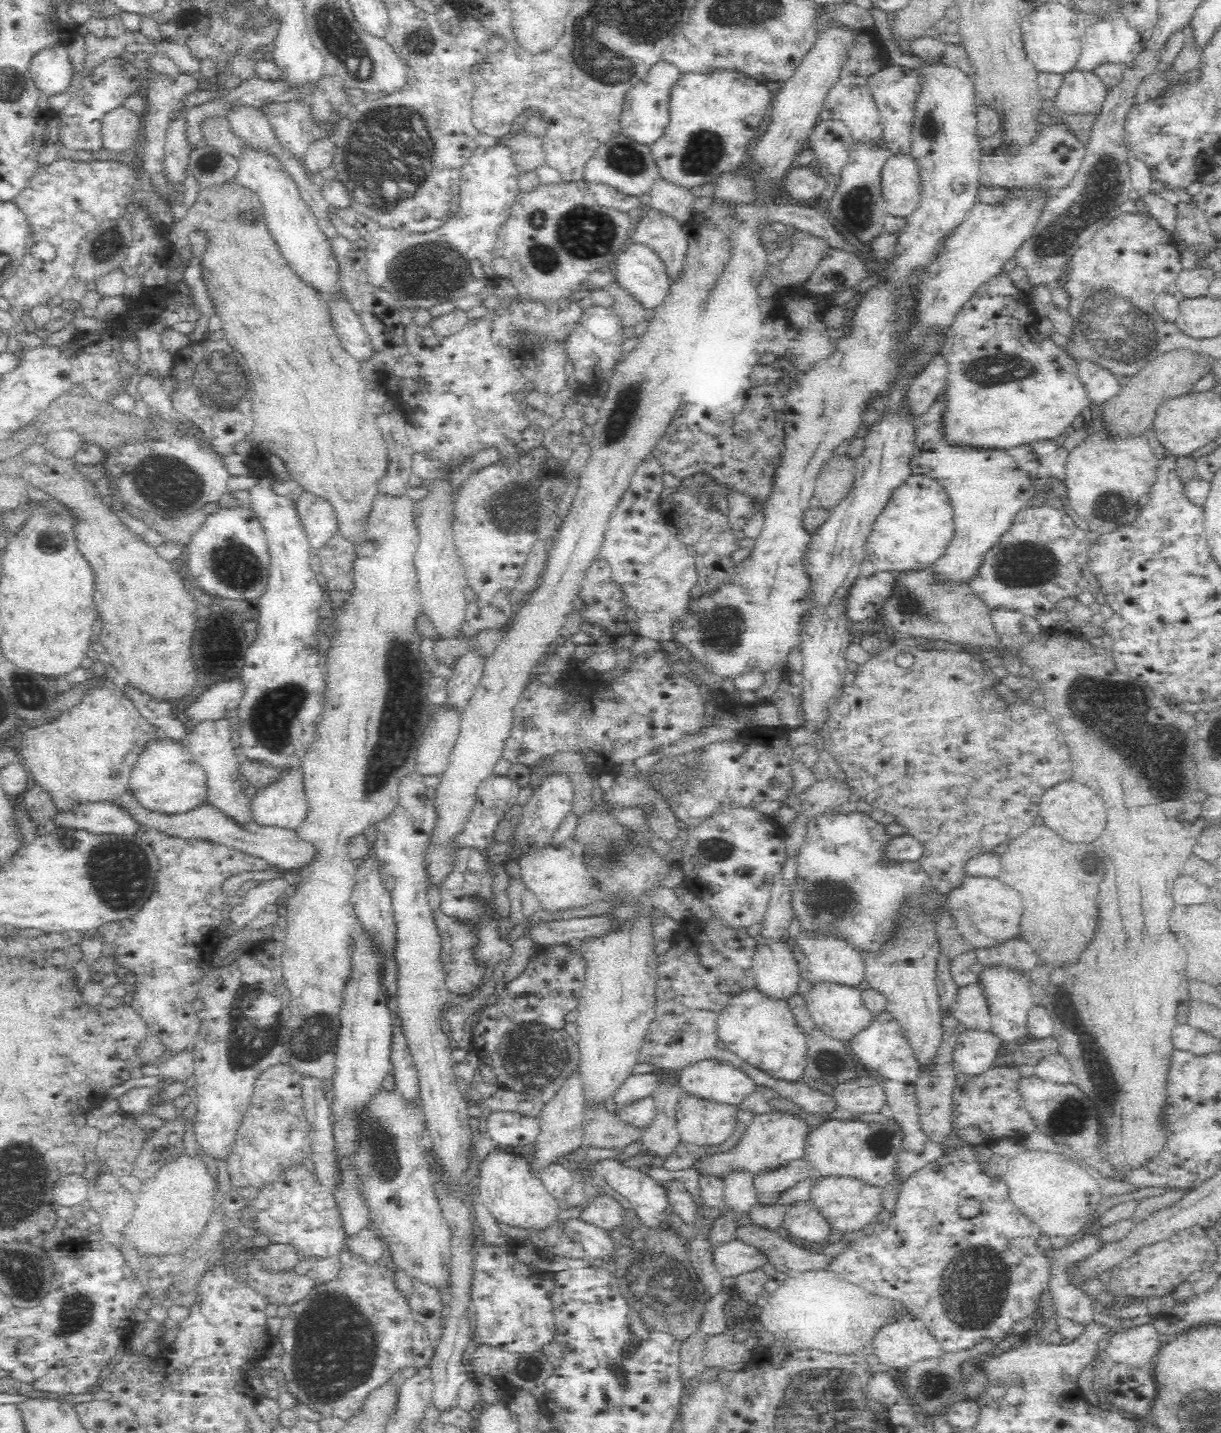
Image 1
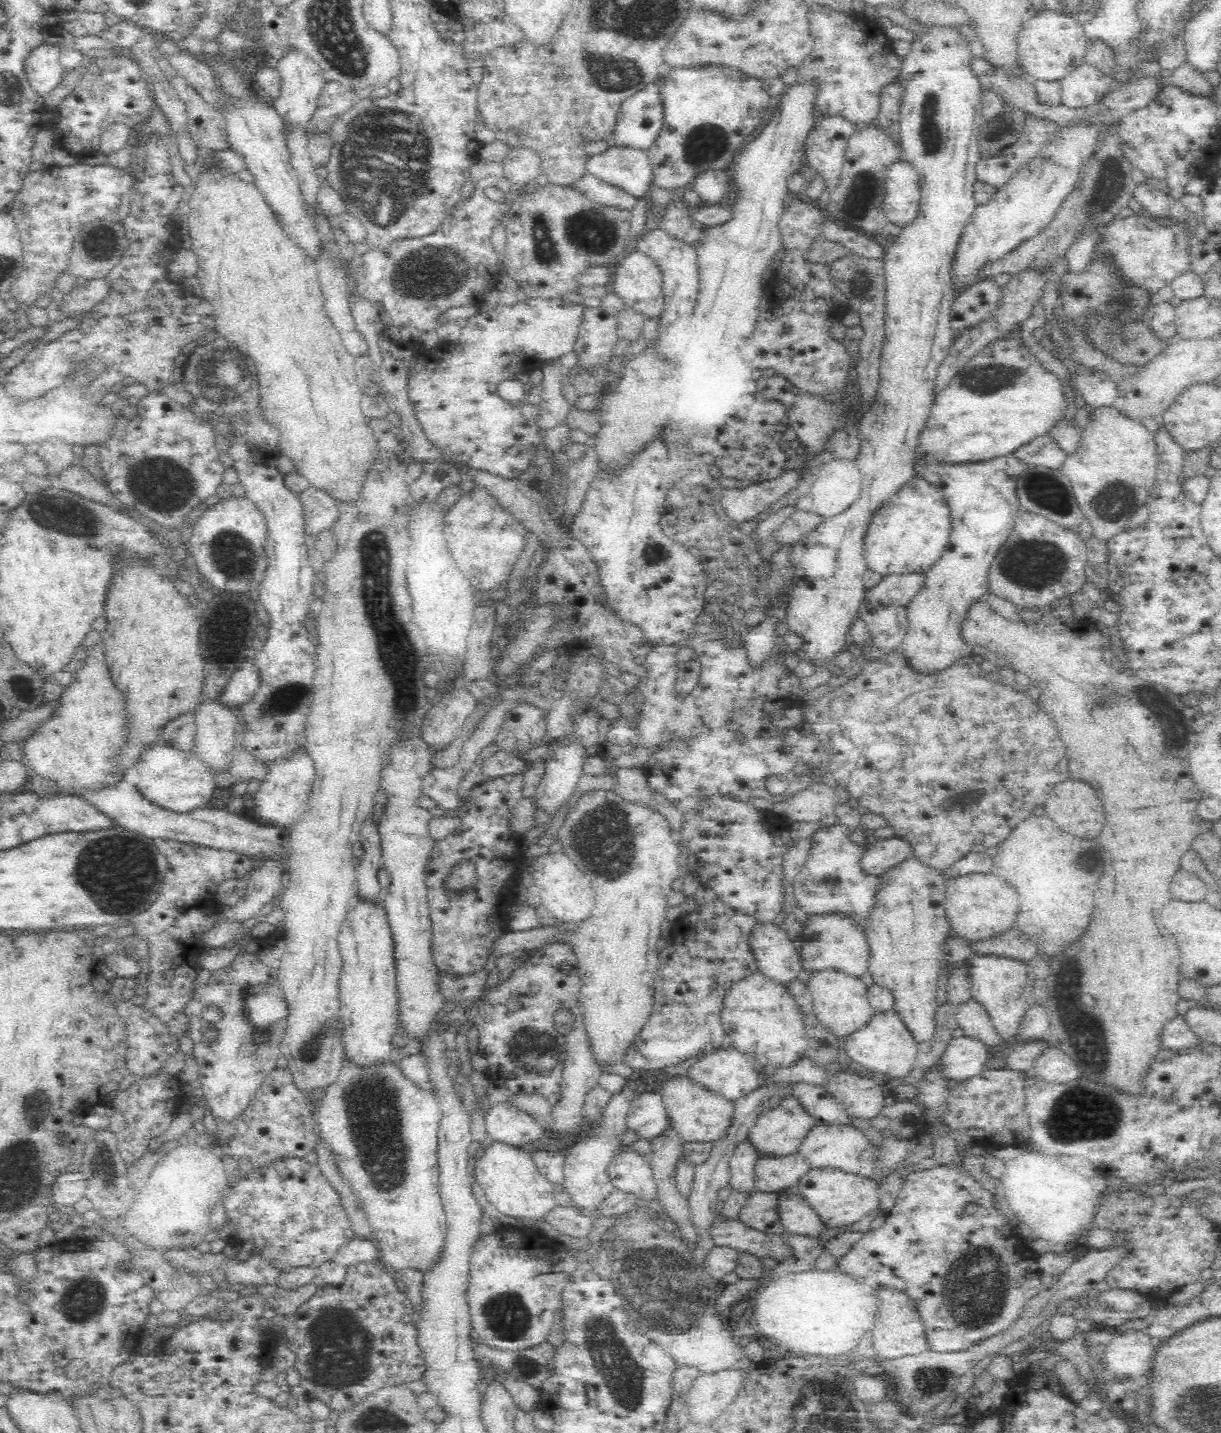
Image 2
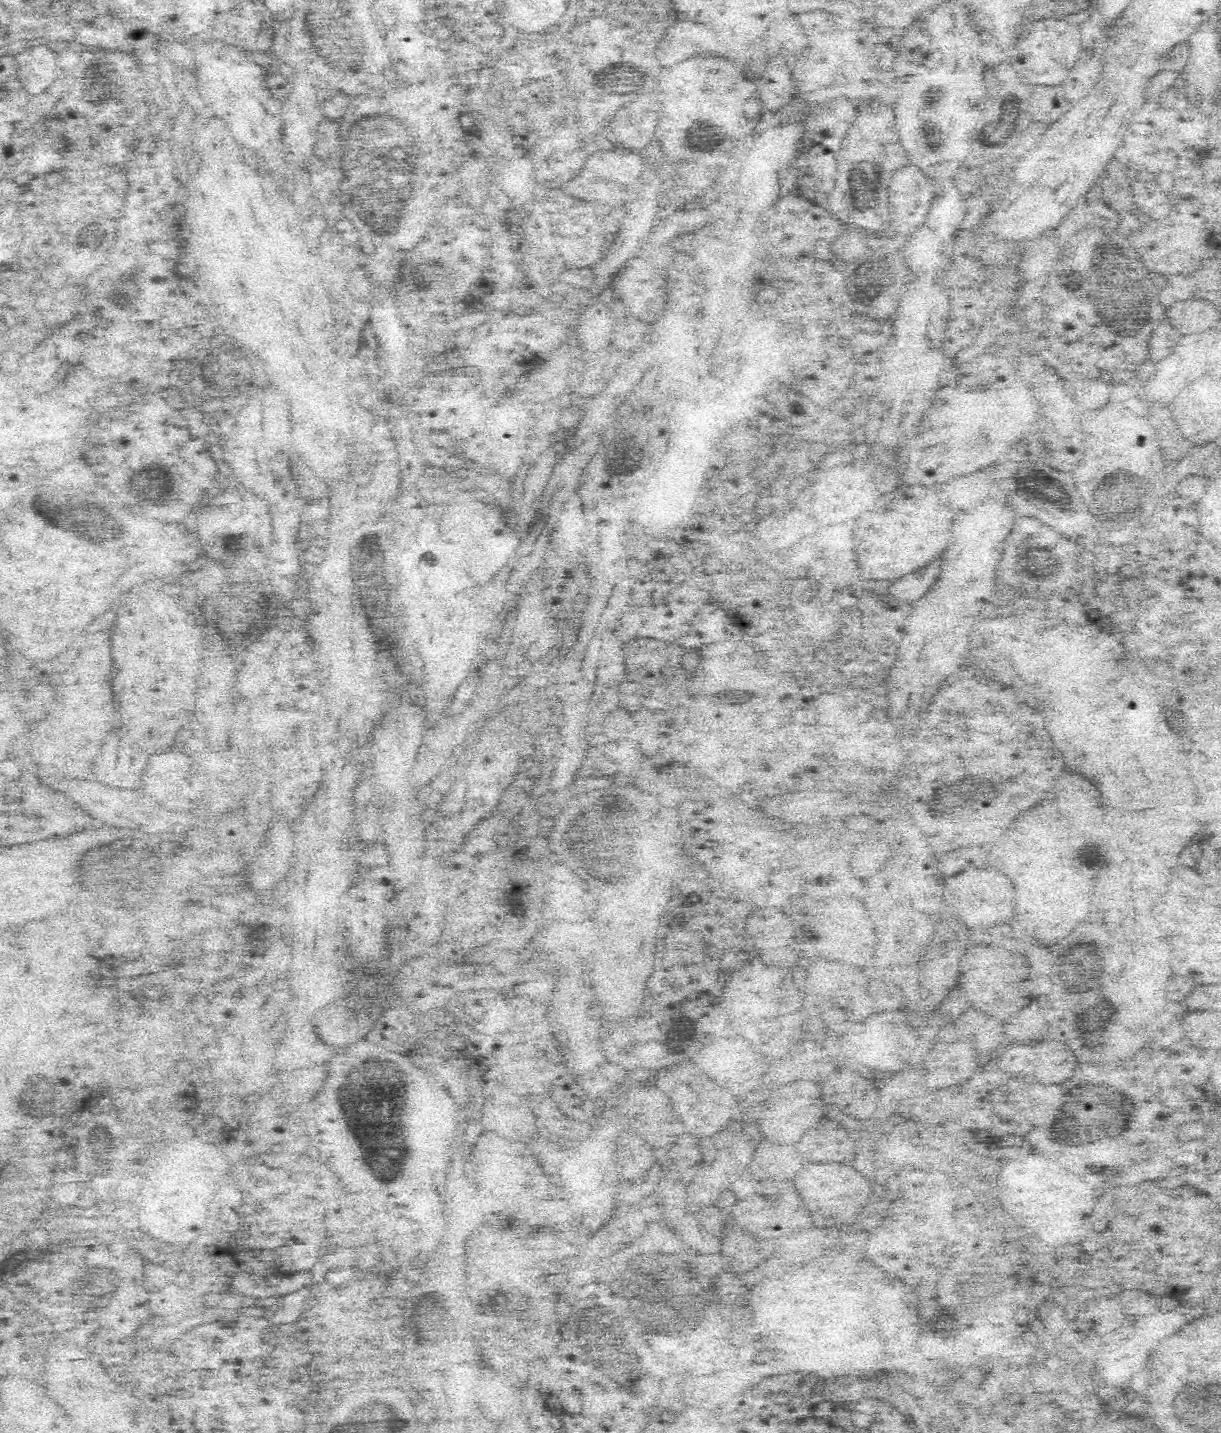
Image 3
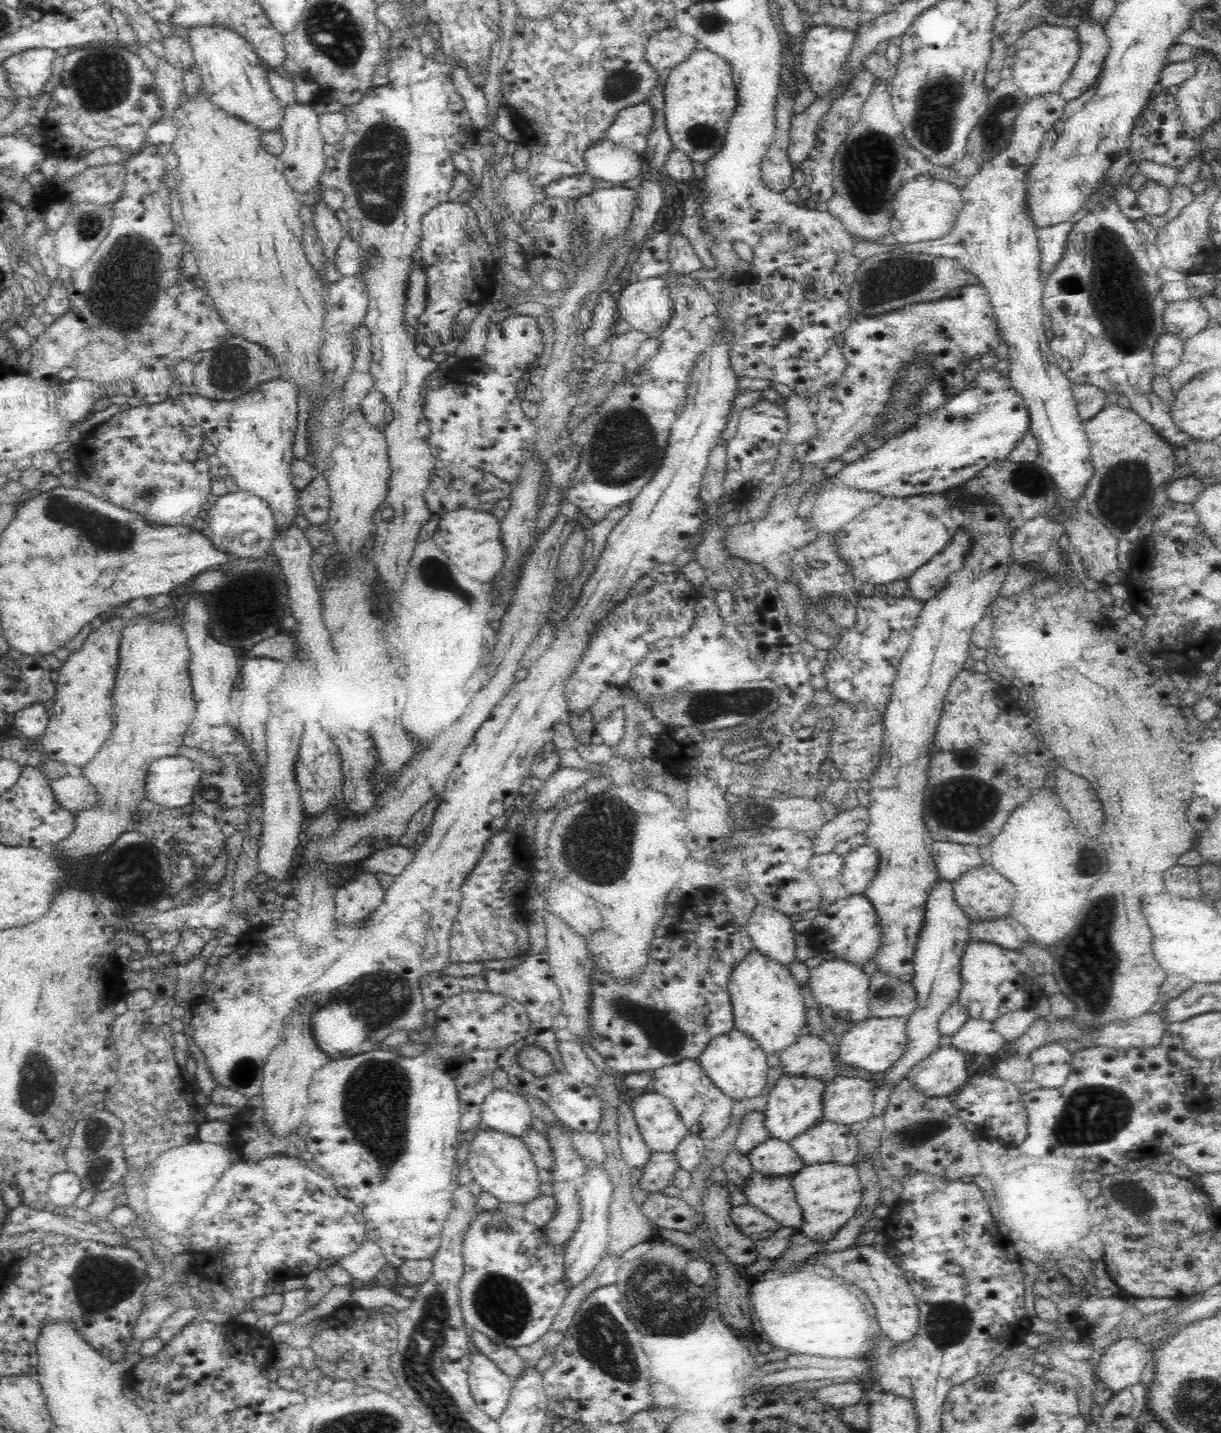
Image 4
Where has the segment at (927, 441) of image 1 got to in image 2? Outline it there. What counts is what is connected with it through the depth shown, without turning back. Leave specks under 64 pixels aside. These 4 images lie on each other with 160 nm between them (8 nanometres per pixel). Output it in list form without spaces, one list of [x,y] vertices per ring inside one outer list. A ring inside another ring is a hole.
[[[1006,455],[960,467],[943,466],[942,463],[918,463],[914,467],[919,477],[925,478],[942,493],[947,500],[952,519],[948,544],[950,548],[946,548],[942,557],[930,567],[930,570],[927,570],[925,587],[906,606],[907,629],[899,650],[902,651],[902,658],[906,659],[910,671],[920,679],[932,674],[941,674],[942,671],[958,663],[960,659],[975,655],[975,647],[964,640],[961,632],[973,606],[984,601],[990,594],[991,564],[1012,534],[1017,516],[1022,511],[1018,505],[1018,497],[1014,493],[1014,480],[1024,465],[1012,455]]]

